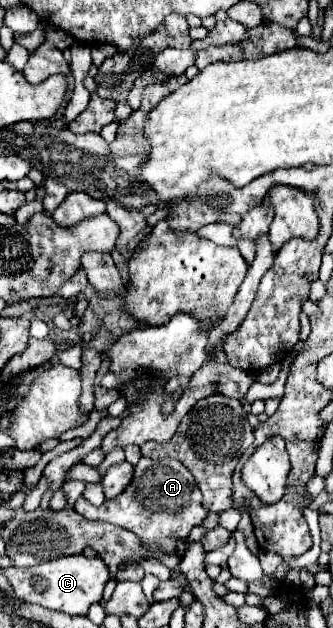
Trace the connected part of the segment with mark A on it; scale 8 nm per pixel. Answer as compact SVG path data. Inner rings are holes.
M140 458L140 462L134 466L132 482L122 494L112 500L106 500L100 508L92 506L86 498L78 498L74 510L90 520L122 526L134 532L142 542L156 544L168 552L176 548L178 538L186 538L190 530L202 524L208 516L206 508L202 508L202 492L198 492L194 476L186 466L182 466L174 458Z

